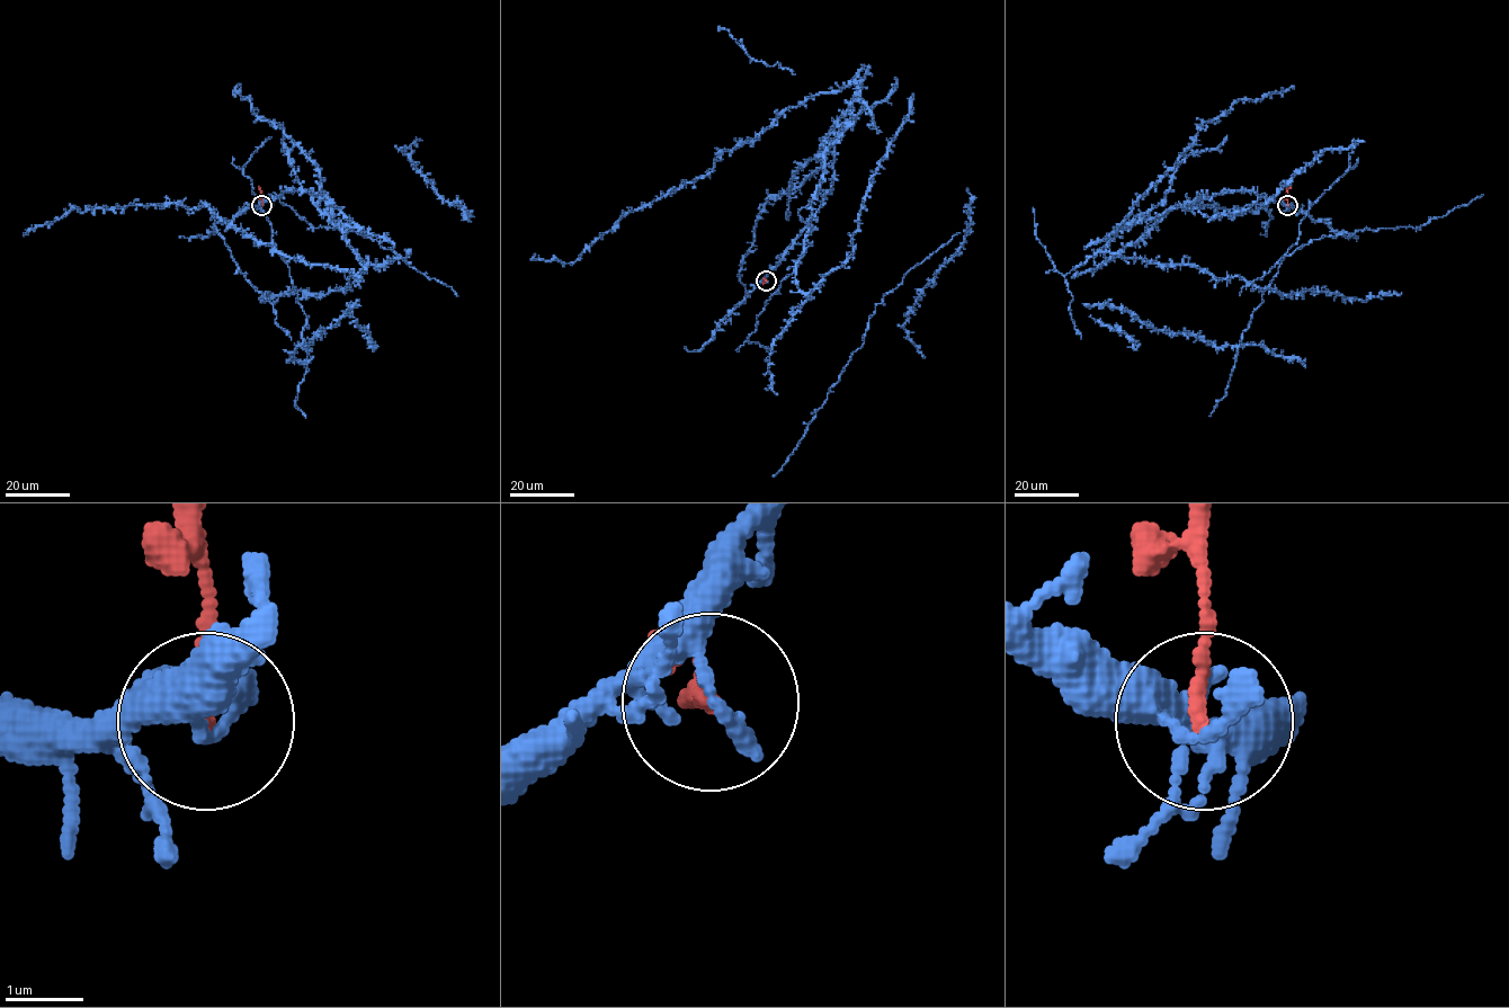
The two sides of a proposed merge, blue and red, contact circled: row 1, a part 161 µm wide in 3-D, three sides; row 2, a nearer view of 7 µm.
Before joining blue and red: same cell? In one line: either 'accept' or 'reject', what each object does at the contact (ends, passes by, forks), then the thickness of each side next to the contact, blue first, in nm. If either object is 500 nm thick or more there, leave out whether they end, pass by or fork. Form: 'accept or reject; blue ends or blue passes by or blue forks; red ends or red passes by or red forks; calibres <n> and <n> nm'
reject; blue ends; red ends; calibres 260 and 180 nm

